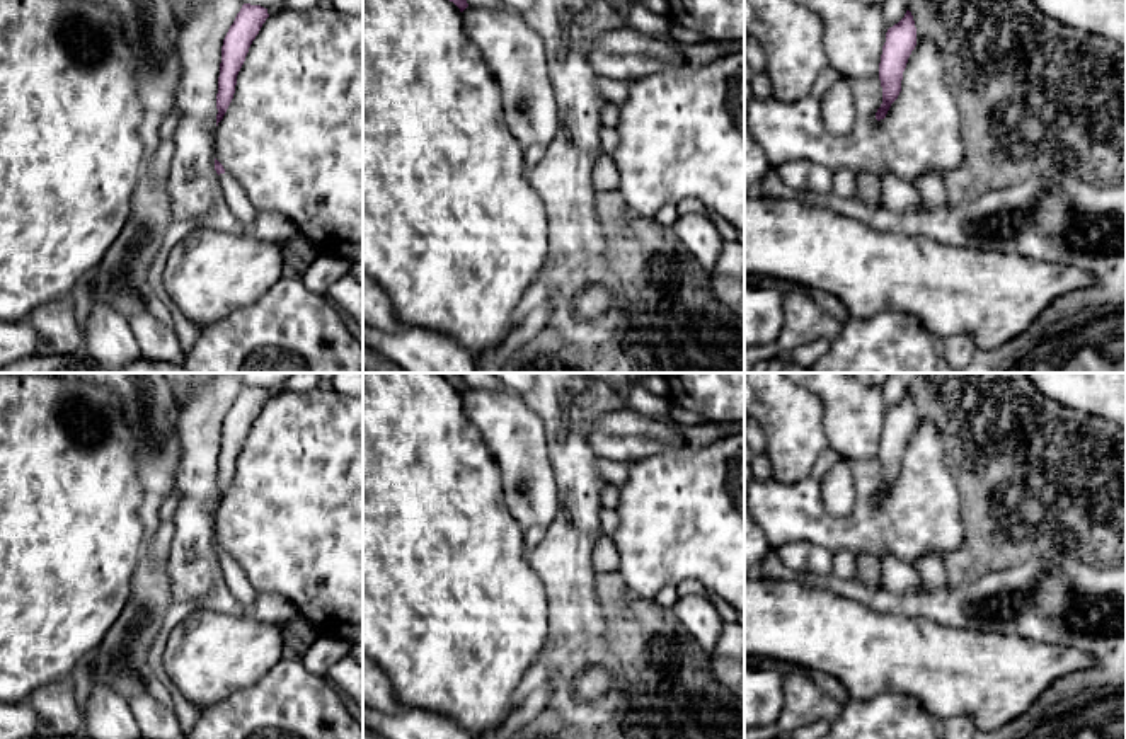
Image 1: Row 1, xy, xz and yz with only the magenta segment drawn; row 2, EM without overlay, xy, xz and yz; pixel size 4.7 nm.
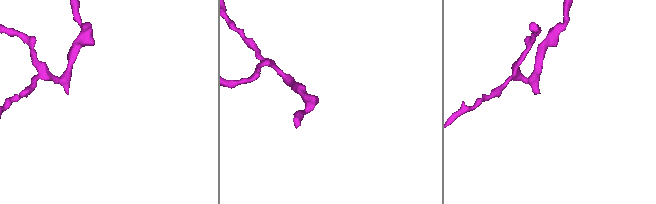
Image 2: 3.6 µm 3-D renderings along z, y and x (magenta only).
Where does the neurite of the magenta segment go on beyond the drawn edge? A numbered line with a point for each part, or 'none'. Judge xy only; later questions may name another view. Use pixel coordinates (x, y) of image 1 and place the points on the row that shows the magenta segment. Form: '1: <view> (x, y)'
1: xy (239, 203)

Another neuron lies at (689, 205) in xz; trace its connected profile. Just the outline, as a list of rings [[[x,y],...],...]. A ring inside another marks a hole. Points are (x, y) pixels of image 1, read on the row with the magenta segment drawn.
[[[685,198],[676,204],[678,204],[678,215],[700,215],[707,218],[707,206],[695,198]]]

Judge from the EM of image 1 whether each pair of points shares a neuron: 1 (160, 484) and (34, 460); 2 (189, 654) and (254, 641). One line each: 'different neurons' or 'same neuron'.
1: different neurons
2: same neuron

